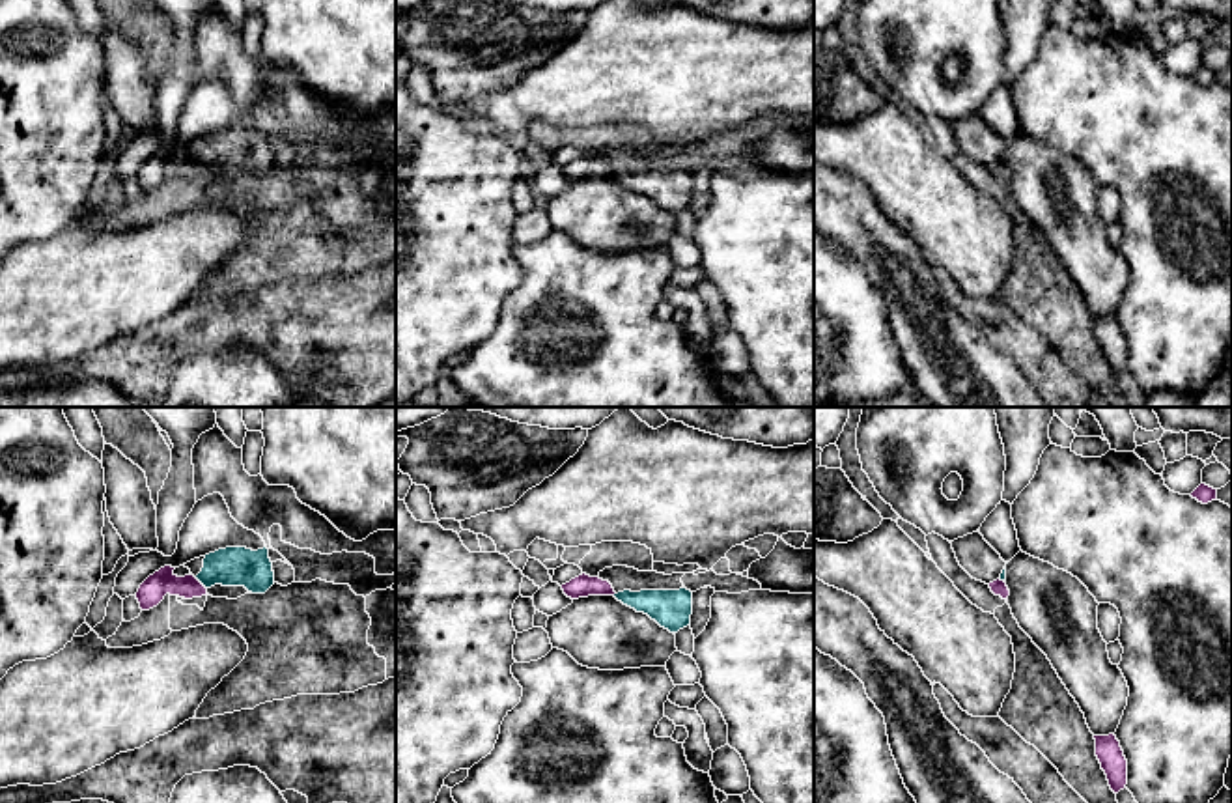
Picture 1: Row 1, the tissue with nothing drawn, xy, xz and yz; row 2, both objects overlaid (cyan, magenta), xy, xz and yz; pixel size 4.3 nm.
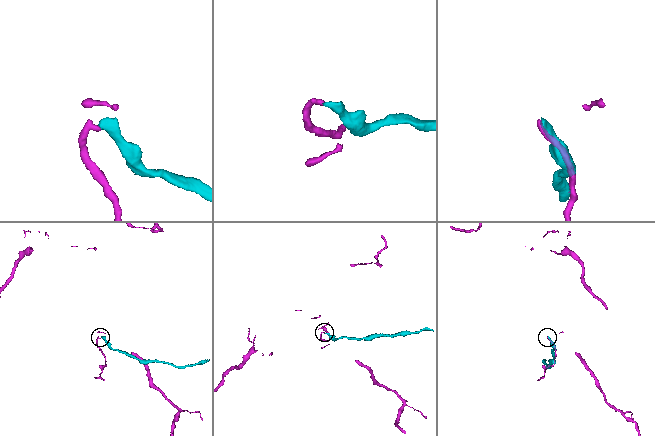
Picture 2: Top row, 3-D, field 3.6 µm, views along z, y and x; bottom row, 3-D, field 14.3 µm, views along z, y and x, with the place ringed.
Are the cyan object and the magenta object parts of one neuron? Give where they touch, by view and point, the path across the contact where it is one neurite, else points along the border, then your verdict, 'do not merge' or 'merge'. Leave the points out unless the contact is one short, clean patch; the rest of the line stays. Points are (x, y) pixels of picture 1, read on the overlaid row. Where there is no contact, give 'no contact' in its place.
meets cyan in xy at (200, 581); border along xy (195, 577), (206, 589); do not merge

